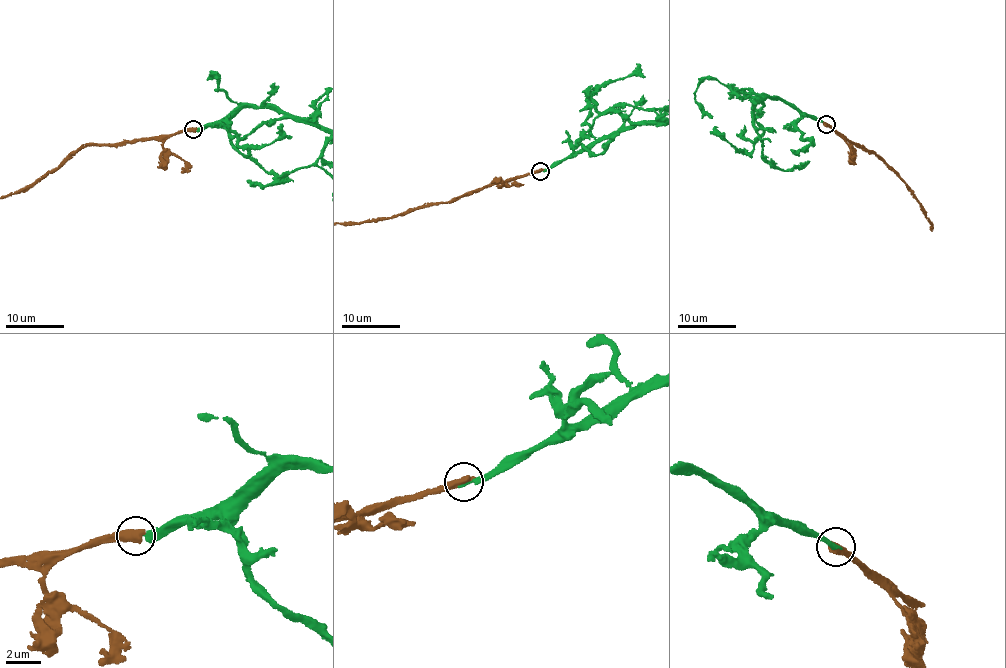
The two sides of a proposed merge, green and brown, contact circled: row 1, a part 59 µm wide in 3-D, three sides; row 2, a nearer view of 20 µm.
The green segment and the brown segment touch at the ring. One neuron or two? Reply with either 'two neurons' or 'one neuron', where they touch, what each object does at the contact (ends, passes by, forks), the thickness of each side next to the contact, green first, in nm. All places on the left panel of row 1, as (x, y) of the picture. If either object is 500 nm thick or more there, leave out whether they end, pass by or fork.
two neurons; place (193, 129); calibres 190 and 550 nm

